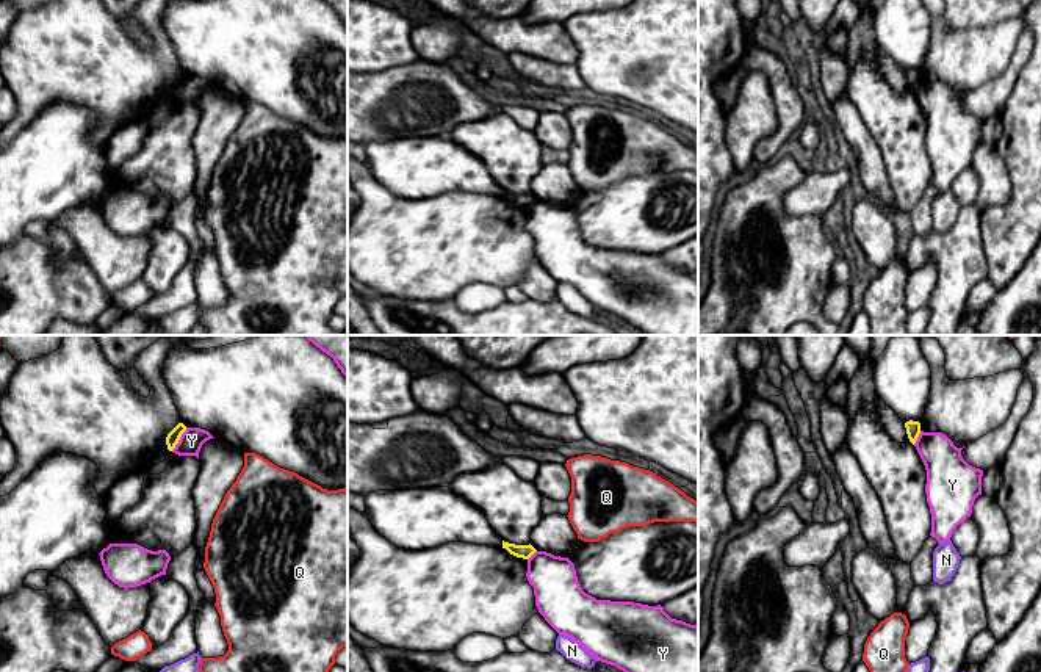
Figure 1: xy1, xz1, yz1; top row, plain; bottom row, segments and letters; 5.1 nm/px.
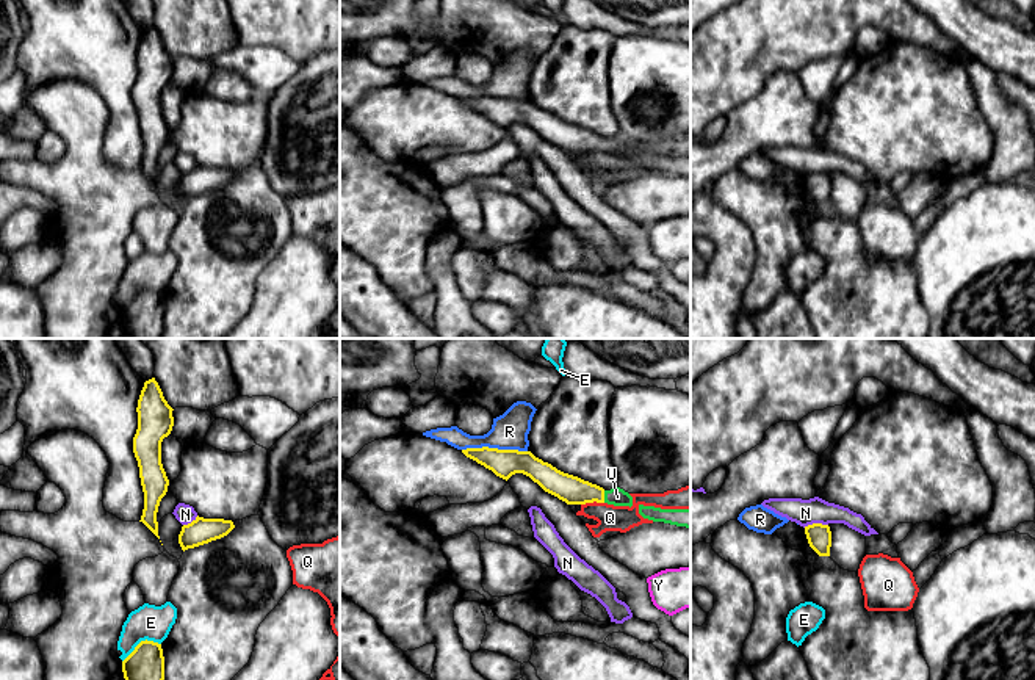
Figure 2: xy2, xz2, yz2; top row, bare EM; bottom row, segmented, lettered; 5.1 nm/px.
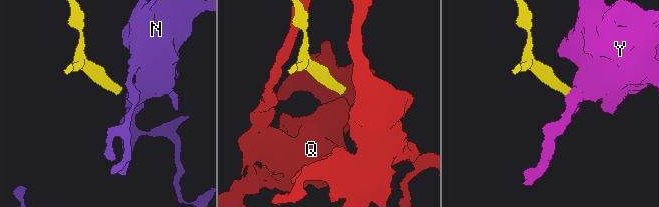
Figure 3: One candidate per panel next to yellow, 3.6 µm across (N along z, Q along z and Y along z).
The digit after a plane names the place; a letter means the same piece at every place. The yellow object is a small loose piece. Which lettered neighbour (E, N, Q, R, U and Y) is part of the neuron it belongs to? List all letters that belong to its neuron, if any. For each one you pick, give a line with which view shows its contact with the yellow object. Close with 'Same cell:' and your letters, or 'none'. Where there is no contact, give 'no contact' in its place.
U: contact in xz2
Same cell: U

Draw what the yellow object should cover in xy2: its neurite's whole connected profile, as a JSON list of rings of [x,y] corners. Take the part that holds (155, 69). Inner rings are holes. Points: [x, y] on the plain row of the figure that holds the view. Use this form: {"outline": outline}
{"outline": [[[155,27],[146,30],[136,56],[138,78],[133,86],[133,102],[138,110],[144,141],[144,158],[139,171],[158,188],[157,161],[169,135],[161,113],[161,91],[172,80],[172,60]]]}

